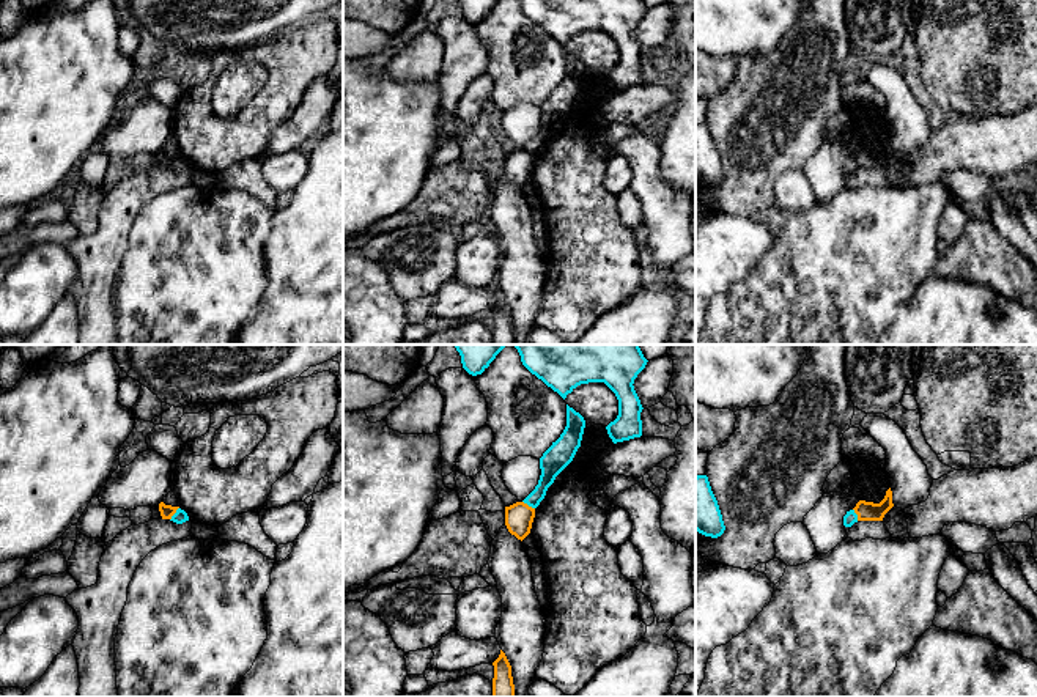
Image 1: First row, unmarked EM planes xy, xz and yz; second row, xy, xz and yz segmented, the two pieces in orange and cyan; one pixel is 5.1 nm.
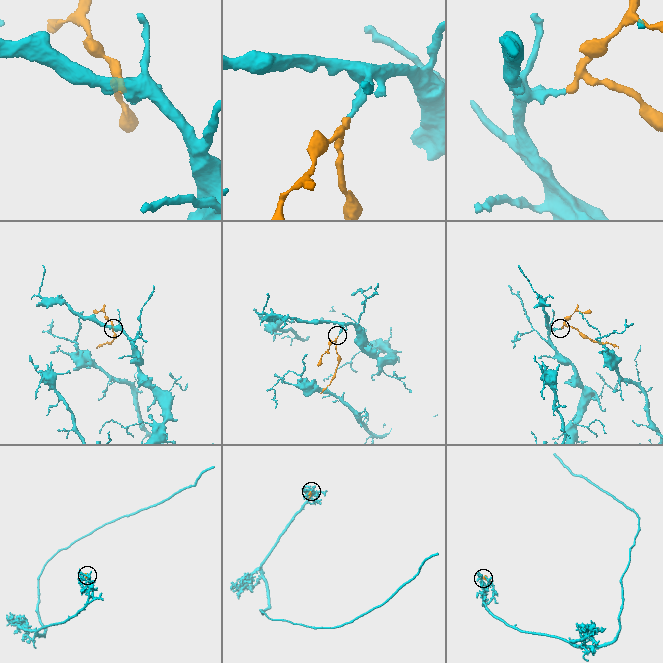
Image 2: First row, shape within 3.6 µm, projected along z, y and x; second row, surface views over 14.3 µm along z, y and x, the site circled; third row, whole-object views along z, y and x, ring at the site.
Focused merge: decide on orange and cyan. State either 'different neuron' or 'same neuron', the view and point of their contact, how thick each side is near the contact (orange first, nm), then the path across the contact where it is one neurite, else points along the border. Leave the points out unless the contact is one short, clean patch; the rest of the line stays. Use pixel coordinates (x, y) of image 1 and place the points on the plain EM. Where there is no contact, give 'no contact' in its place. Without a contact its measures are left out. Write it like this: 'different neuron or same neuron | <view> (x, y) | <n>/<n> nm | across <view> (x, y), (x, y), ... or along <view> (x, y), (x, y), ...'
different neuron | xy (175, 159) | 70/70 nm | along xy (178, 154), (170, 167)

